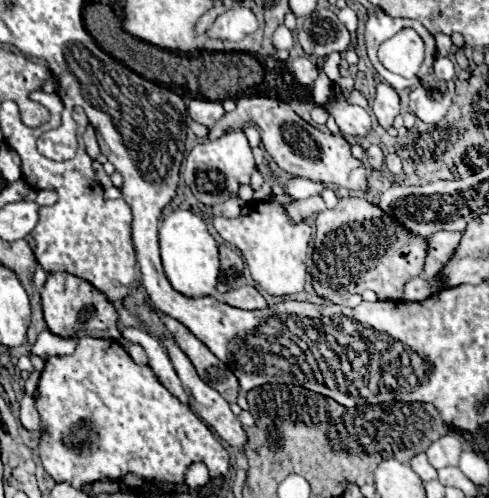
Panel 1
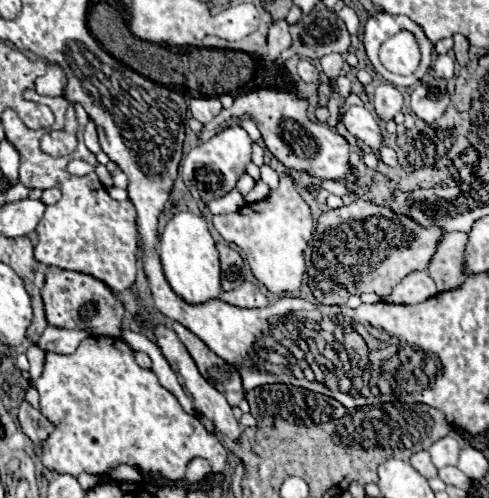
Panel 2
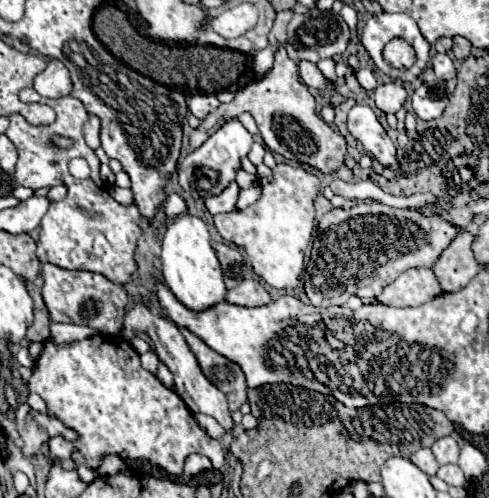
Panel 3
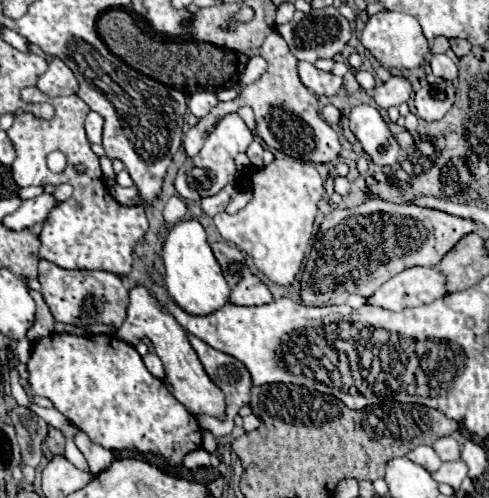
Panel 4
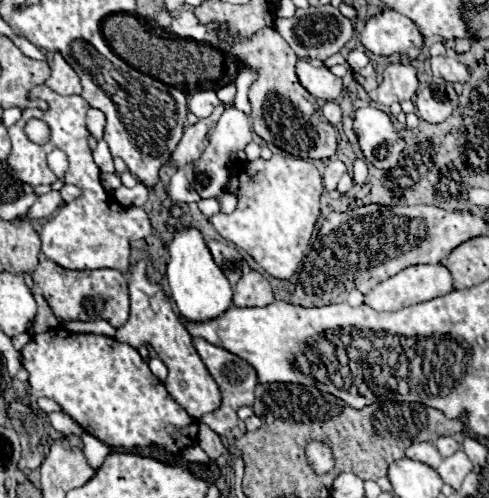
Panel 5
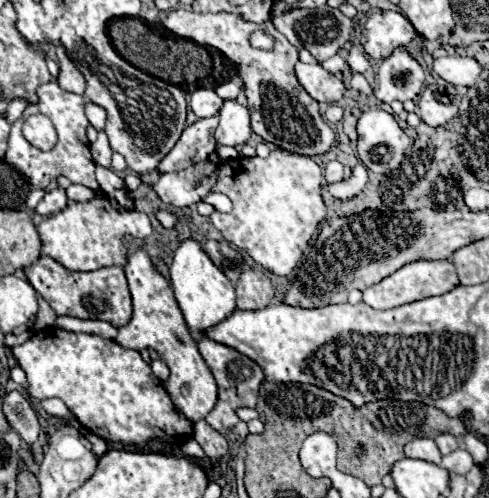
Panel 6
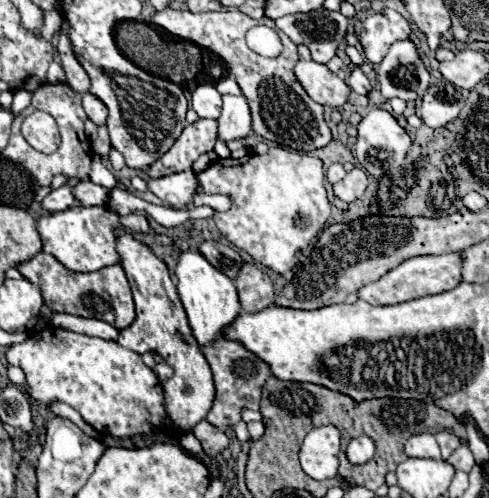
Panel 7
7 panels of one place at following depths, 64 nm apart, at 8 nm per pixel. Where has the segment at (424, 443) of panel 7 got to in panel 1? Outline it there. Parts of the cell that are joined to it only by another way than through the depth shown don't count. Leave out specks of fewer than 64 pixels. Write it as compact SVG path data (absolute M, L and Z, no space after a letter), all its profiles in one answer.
M416 454L416 456L410 460L410 466L412 466L412 470L414 470L424 482L436 478L436 470L428 464L426 454Z

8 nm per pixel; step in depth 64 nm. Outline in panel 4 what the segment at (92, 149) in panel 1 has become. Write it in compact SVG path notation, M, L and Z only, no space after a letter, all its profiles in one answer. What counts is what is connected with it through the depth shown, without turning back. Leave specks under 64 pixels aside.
M90 112L86 118L86 138L90 144L100 144L102 142L102 116L96 112Z

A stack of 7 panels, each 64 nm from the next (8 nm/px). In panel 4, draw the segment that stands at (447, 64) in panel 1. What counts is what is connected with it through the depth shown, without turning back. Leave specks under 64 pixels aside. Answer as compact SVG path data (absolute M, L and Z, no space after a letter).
M434 54L430 60L430 66L432 66L434 76L440 76L444 80L454 80L458 76L456 64L446 54Z

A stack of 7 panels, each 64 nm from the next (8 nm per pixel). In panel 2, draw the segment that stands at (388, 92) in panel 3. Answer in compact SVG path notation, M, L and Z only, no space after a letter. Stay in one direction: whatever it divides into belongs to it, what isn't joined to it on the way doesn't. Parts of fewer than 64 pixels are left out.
M386 84L386 86L382 86L380 90L374 92L372 104L374 104L374 110L376 110L378 118L384 120L384 122L388 122L388 120L392 120L392 118L400 112L400 108L402 108L402 94L400 94L394 86Z

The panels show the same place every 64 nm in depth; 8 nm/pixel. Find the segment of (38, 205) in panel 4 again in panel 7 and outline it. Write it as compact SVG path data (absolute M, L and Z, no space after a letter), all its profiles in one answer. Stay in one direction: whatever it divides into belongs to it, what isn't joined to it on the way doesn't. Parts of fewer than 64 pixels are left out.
M60 186L58 190L52 190L44 200L42 200L42 208L46 212L58 212L64 208L74 206L74 196L72 196L72 188L70 186Z

